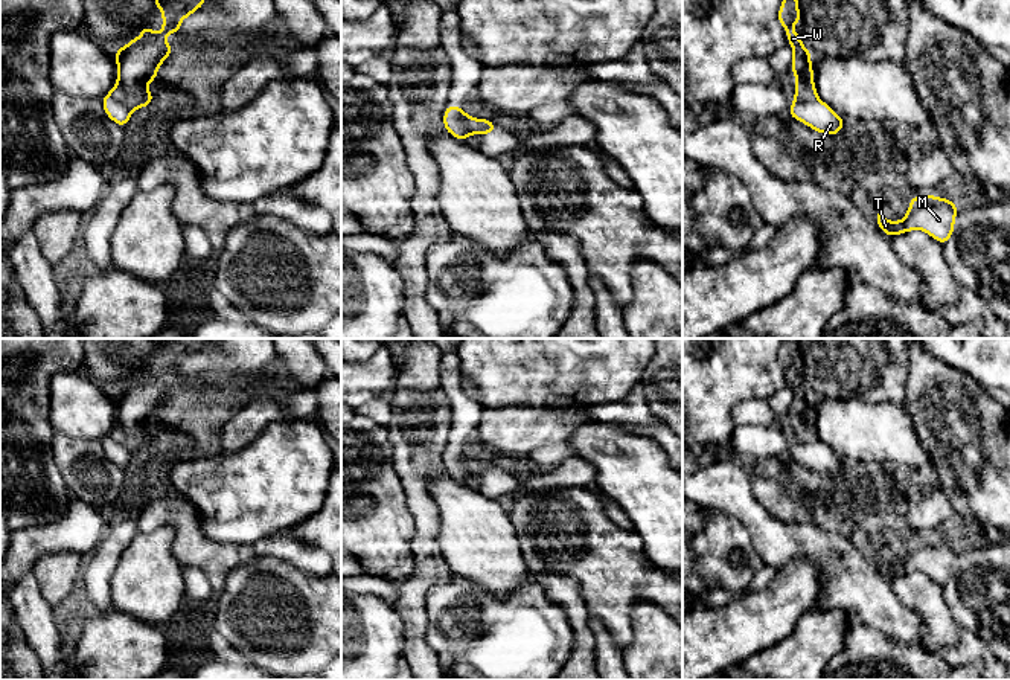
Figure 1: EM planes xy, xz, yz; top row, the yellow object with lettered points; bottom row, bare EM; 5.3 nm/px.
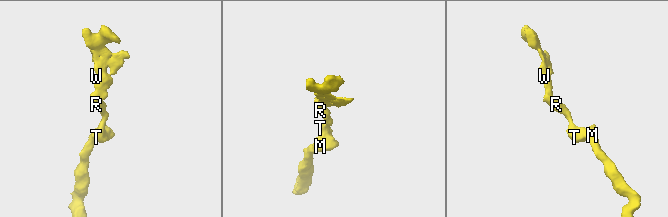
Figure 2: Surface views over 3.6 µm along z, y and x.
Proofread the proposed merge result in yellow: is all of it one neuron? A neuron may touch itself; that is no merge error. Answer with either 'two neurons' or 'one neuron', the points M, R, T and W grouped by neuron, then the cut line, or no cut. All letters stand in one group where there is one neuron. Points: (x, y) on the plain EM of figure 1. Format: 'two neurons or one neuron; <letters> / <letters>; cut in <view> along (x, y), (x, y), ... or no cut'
two neurons; M R T / W; cut in yz along (795, 439), (818, 442)

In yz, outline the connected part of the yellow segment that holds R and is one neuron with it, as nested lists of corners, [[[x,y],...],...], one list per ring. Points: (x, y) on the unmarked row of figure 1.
[[[792,441],[788,457],[795,459],[812,471],[827,477],[835,477],[839,471],[844,470],[844,460],[833,454],[823,442],[803,444]]]

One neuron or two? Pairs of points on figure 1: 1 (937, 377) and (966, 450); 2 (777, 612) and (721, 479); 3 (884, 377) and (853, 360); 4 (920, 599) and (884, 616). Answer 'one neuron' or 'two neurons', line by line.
1: one neuron
2: two neurons
3: one neuron
4: two neurons

